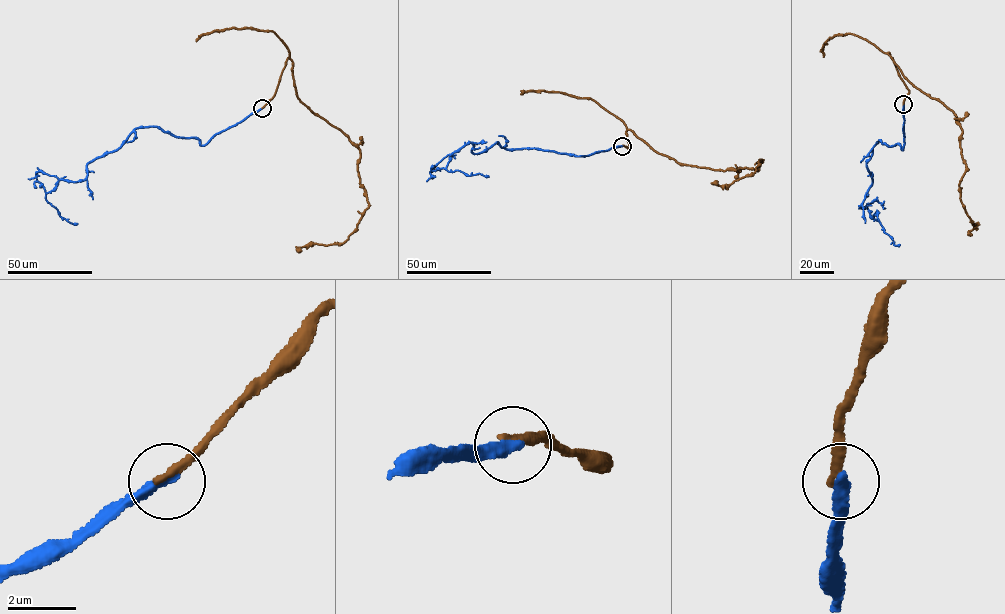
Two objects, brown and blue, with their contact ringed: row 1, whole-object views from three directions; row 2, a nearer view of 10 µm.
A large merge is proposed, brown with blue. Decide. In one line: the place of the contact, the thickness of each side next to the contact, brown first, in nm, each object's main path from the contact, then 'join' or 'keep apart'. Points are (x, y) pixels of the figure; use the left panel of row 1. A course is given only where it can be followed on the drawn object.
at (262, 108); 260 nm thick on the brown side, 340 nm on the other; brown runs (262, 108), (289, 57), (300, 101), (360, 151), (368, 207), (356, 229), (343, 243), (310, 243), (301, 251); blue runs (262, 108), (204, 145), (136, 128), (88, 163), (85, 179), (60, 179), (46, 193), (77, 223); keep apart

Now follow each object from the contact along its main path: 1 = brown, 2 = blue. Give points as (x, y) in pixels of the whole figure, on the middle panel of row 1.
1: (622, 146), (629, 149), (627, 129), (687, 165), (740, 171), (763, 160), (731, 184), (718, 181)
2: (622, 146), (585, 156), (506, 149), (496, 142), (476, 154), (468, 142), (451, 154), (445, 169), (488, 176)

